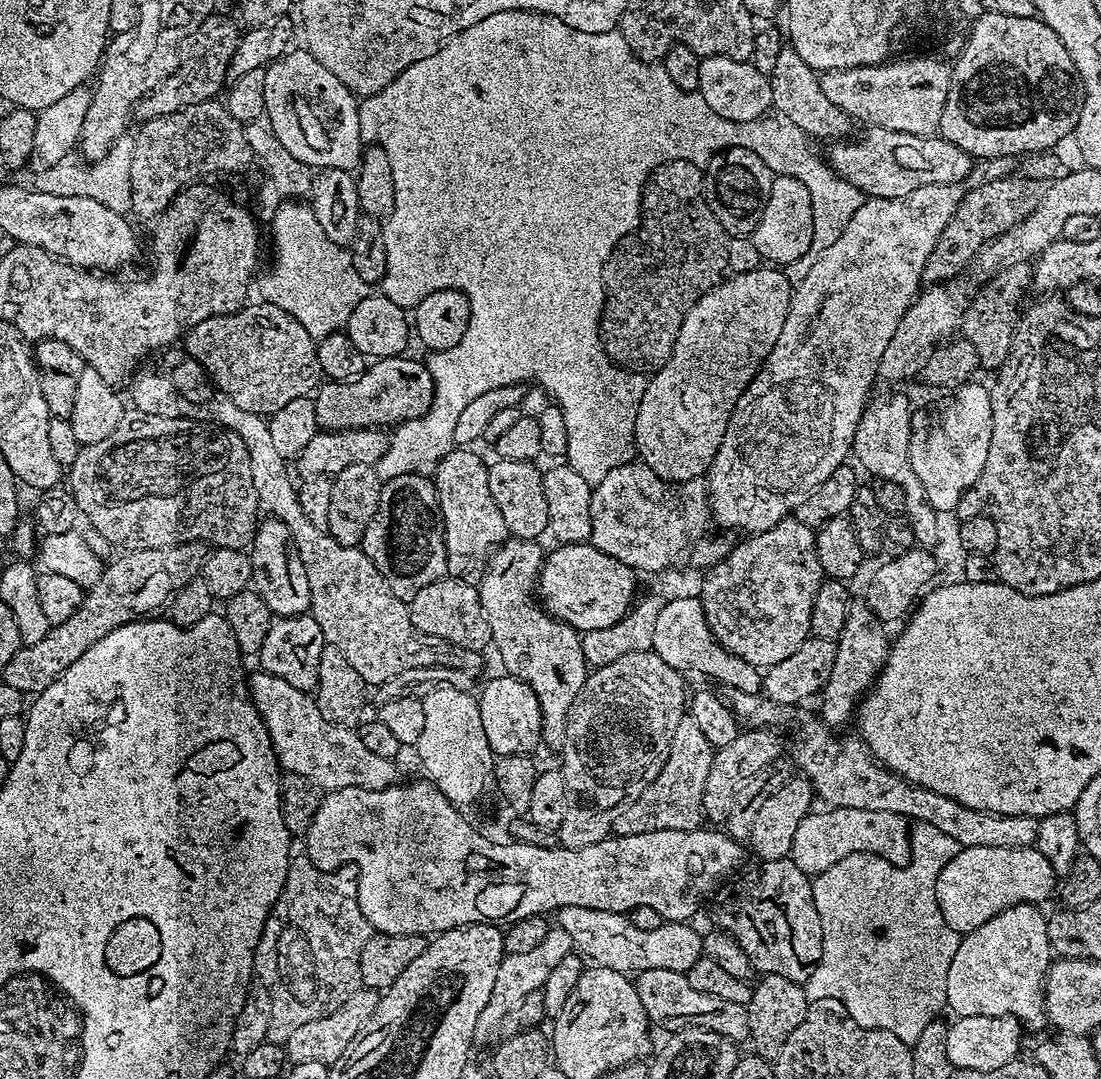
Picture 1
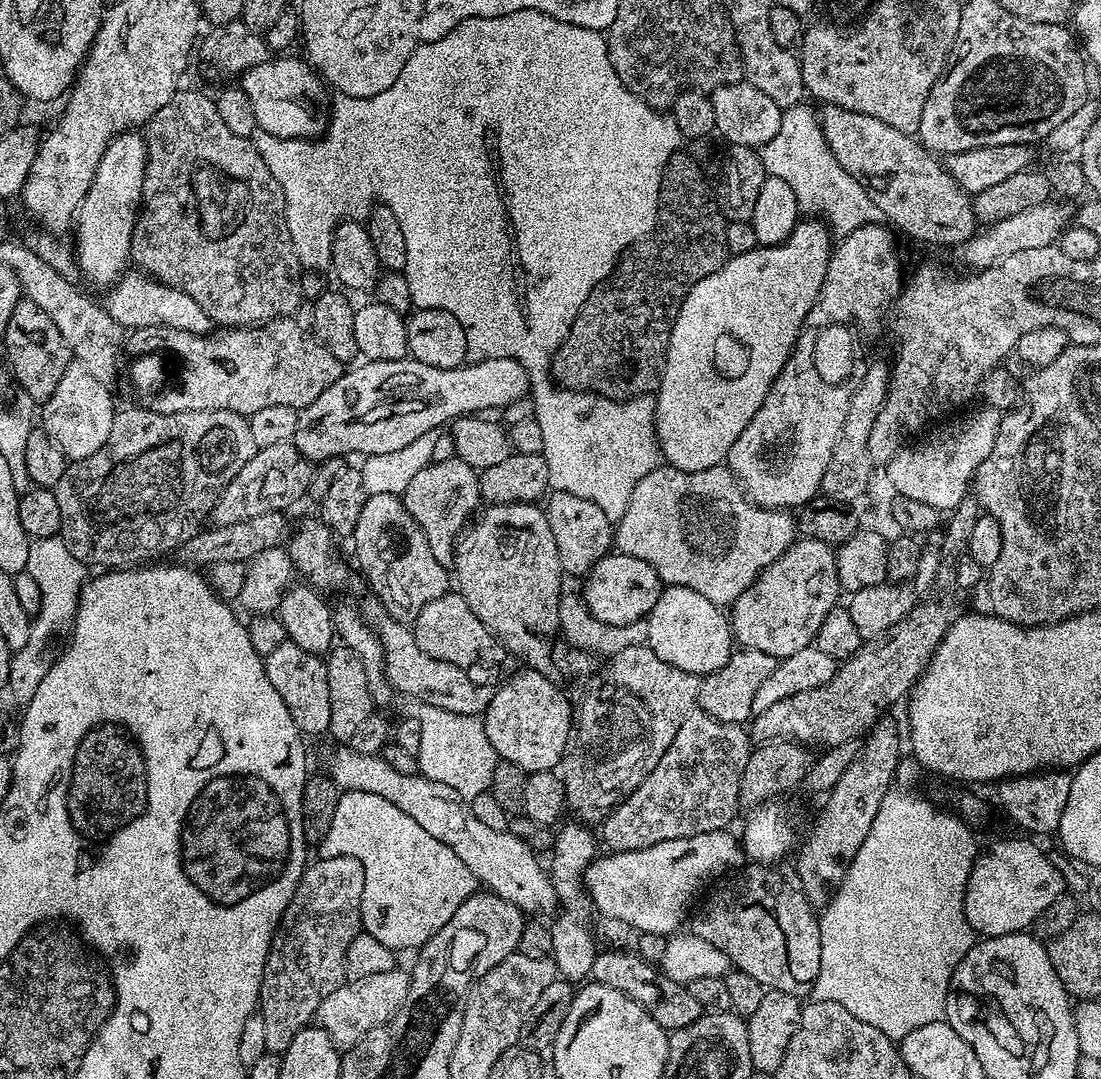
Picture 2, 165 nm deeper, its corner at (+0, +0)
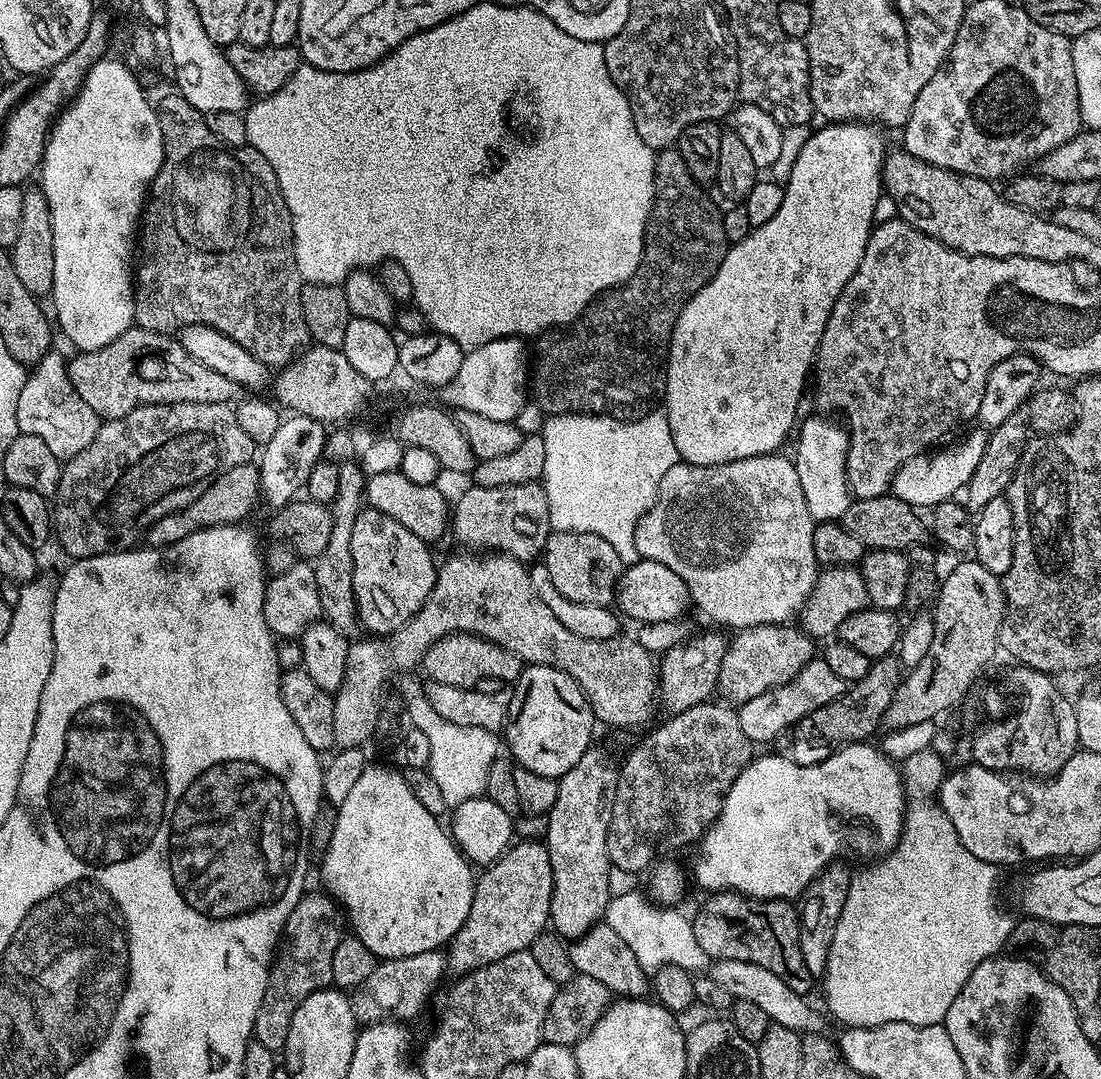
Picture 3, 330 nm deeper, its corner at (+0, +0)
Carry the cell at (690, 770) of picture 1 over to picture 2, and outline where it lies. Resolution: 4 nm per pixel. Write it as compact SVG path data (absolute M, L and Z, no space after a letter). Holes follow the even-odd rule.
M693 710L678 726L674 742L642 786L599 825L603 847L605 844L608 852L646 850L646 846L658 846L658 842L727 829L740 808L738 790L752 749L749 733L741 725L718 722L710 714Z

